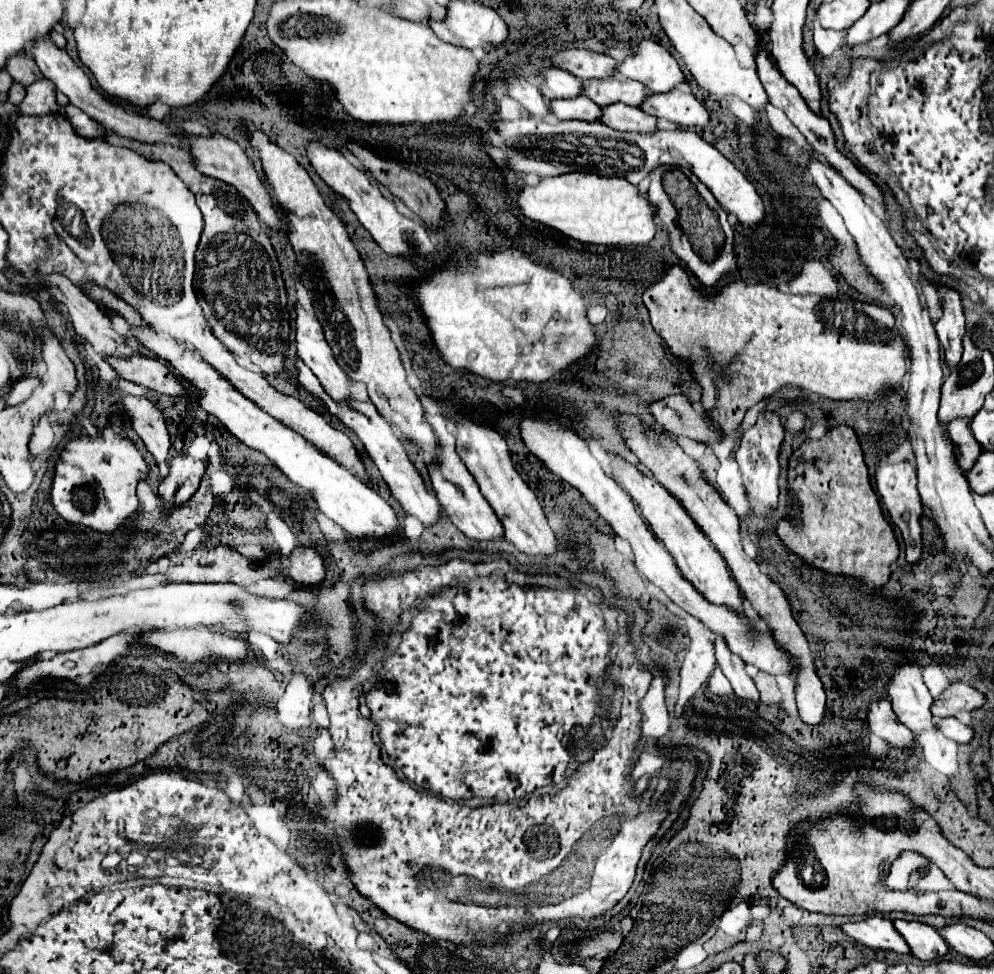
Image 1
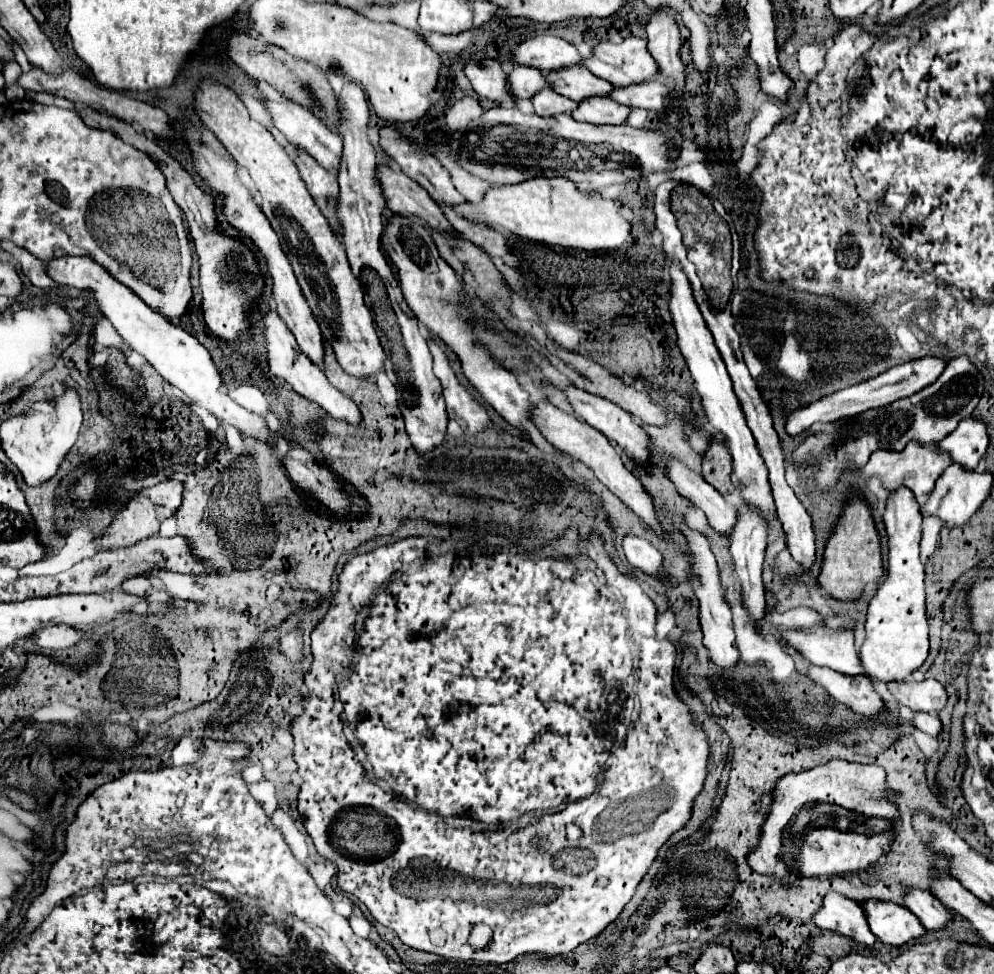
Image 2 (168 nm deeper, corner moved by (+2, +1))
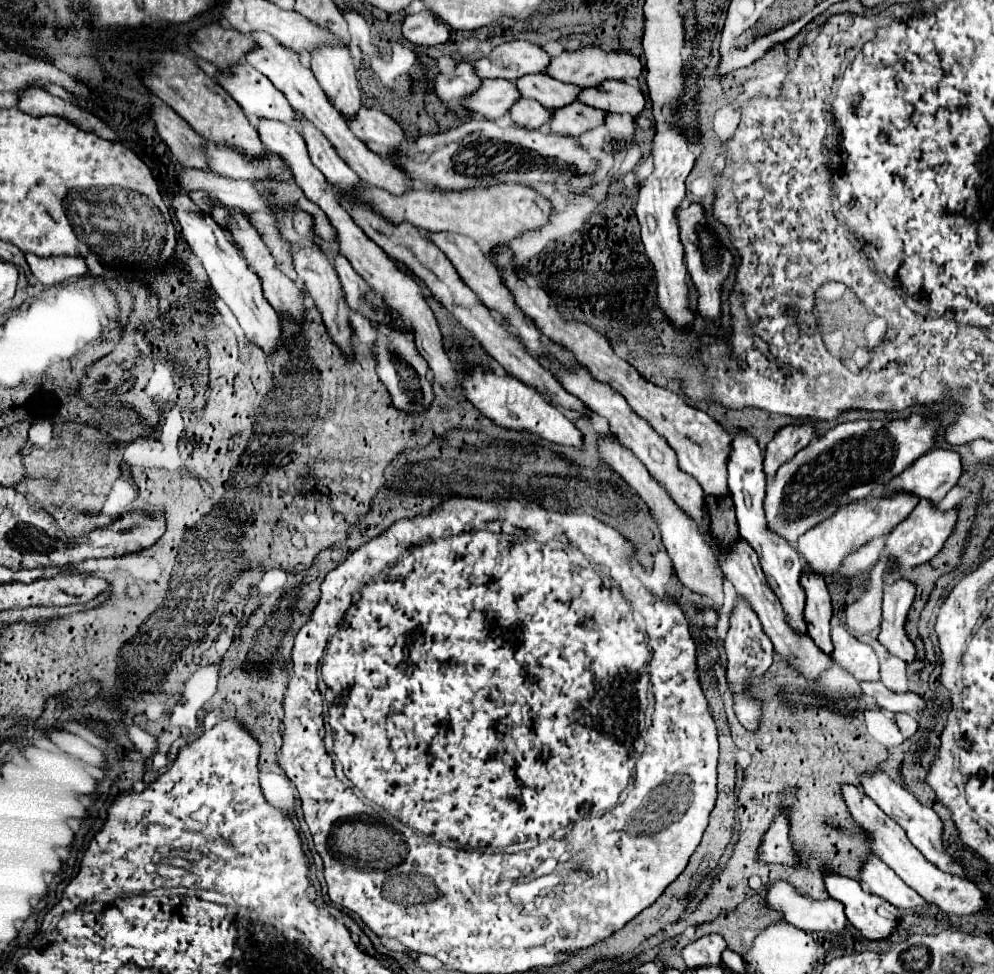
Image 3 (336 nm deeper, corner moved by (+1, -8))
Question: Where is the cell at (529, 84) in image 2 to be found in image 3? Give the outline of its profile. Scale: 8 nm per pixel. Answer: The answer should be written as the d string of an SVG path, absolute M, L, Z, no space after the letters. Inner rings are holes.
M483 80L481 86L461 100L463 108L481 114L487 120L499 120L521 98L517 86L507 80Z

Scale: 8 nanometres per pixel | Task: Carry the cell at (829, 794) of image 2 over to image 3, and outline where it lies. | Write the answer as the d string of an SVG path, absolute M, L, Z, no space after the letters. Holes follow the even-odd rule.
M779 814L763 836L759 846L759 862L763 864L789 864L797 866L797 856L789 844L789 824L787 816Z

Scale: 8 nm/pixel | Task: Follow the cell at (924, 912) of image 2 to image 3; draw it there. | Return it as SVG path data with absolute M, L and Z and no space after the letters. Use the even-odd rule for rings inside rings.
M869 856L861 868L859 868L859 882L865 888L865 892L877 894L891 902L897 908L925 908L927 902L915 894L913 888L909 888L885 862L881 862L877 856Z

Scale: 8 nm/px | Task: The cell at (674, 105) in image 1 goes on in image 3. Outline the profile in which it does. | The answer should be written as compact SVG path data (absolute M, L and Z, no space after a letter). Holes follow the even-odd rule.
M605 80L599 86L583 88L577 100L605 112L627 112L631 116L637 116L645 108L639 86L629 86L621 80Z

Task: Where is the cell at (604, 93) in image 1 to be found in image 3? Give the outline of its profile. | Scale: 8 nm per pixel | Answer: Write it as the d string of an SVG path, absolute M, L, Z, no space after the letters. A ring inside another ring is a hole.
M531 74L531 76L521 76L515 80L519 92L523 98L533 98L541 106L557 110L575 100L575 96L581 92L579 86L573 84L563 84L559 80L553 80L551 76L545 74Z

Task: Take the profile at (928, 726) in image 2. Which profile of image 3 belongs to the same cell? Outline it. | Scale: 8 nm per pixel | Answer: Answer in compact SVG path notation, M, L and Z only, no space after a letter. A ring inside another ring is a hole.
M897 712L895 714L895 724L899 726L899 730L901 730L901 734L905 738L913 736L915 730L917 730L917 718L913 714L909 714L909 712Z

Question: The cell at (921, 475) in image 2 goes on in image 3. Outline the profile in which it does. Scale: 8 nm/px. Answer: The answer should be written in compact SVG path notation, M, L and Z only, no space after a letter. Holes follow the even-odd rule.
M897 494L891 498L873 496L873 498L867 498L865 502L853 502L849 506L841 506L833 516L829 516L827 520L823 520L815 528L799 536L797 552L805 560L811 572L821 576L835 576L843 566L843 560L851 552L857 552L861 546L869 544L873 538L891 532L891 528L895 528L895 524L899 524L899 520L903 520L915 508L915 504L917 504L915 496Z

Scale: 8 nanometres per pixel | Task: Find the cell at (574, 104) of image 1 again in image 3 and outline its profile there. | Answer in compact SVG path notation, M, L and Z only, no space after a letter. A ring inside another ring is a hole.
M519 98L509 110L513 124L517 128L527 128L527 130L543 130L551 120L551 114L553 110L543 108L537 100L531 98Z

